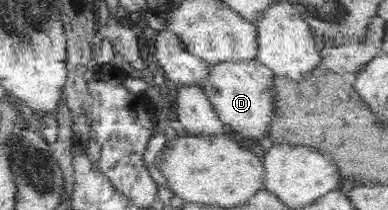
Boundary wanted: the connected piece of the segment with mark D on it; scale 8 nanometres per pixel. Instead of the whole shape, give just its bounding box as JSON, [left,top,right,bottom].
[204,59,278,138]

